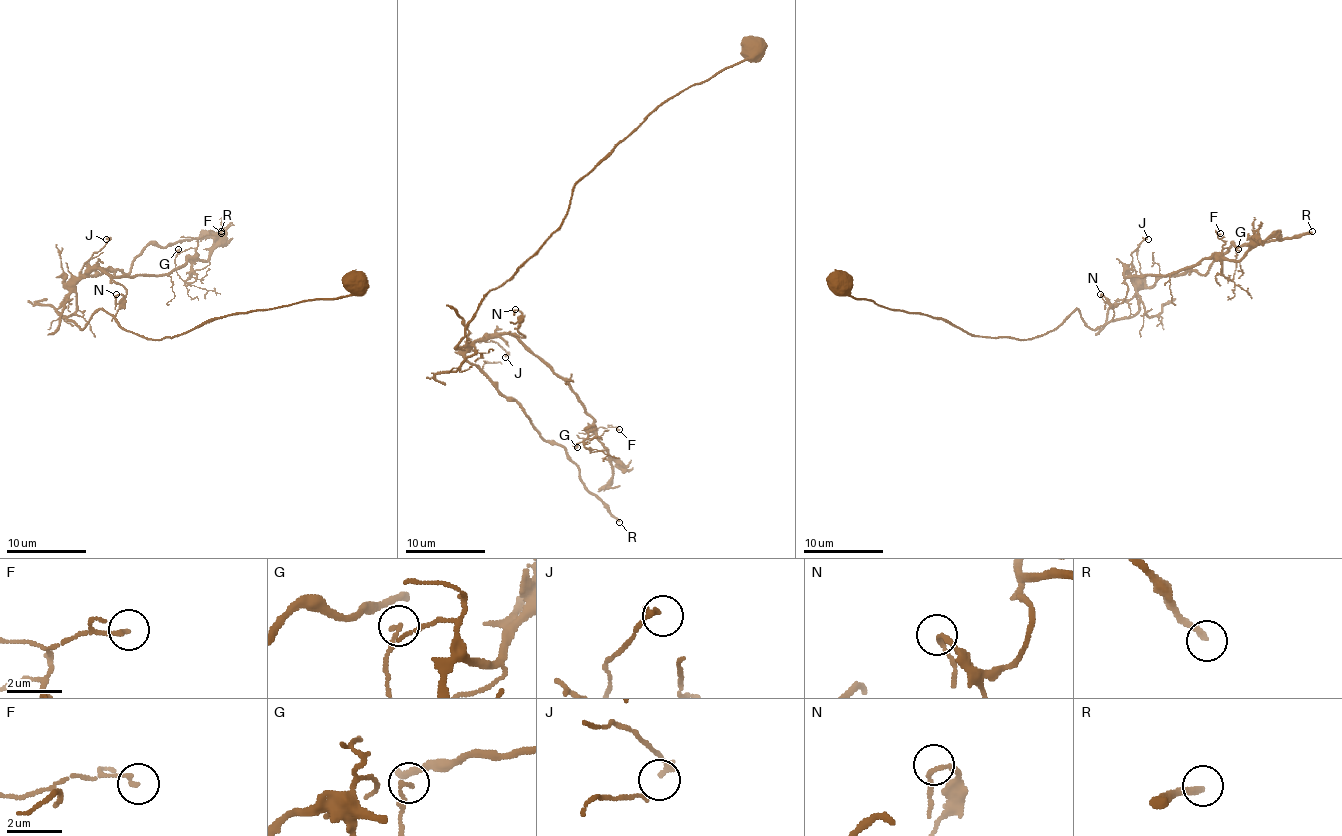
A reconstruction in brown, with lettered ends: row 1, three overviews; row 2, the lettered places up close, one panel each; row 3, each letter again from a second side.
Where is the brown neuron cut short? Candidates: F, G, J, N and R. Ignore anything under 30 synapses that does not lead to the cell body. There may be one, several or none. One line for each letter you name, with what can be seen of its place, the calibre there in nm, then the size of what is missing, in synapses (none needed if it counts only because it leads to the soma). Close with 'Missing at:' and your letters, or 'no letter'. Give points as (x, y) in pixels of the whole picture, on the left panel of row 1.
R: Place: (221, 231). Thickness 240 nm. Roughly 60 synapses
Missing at: R

